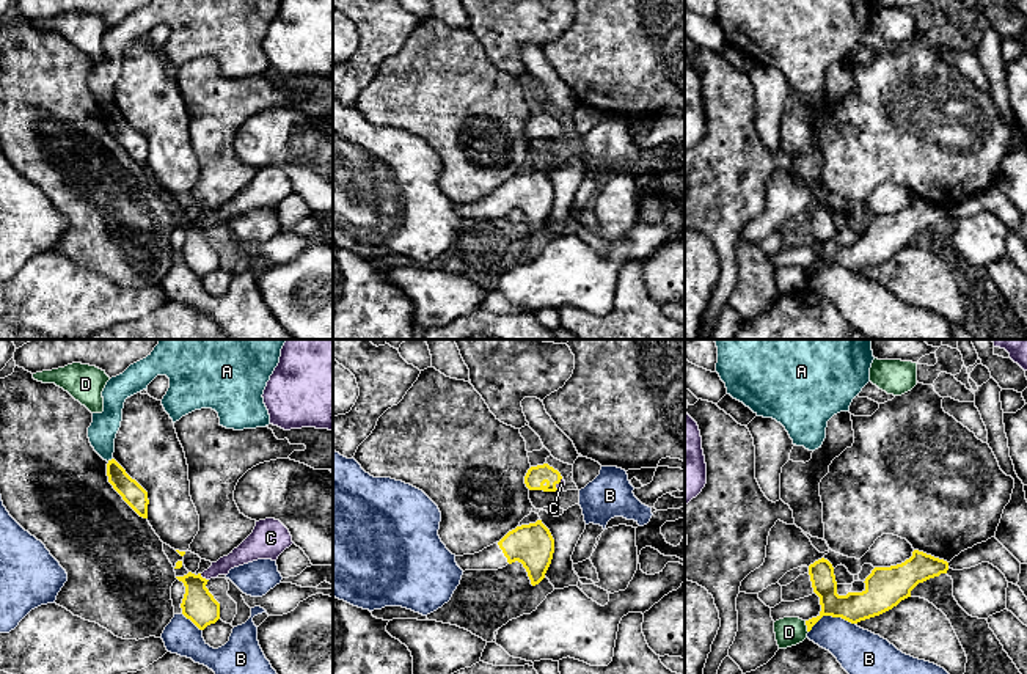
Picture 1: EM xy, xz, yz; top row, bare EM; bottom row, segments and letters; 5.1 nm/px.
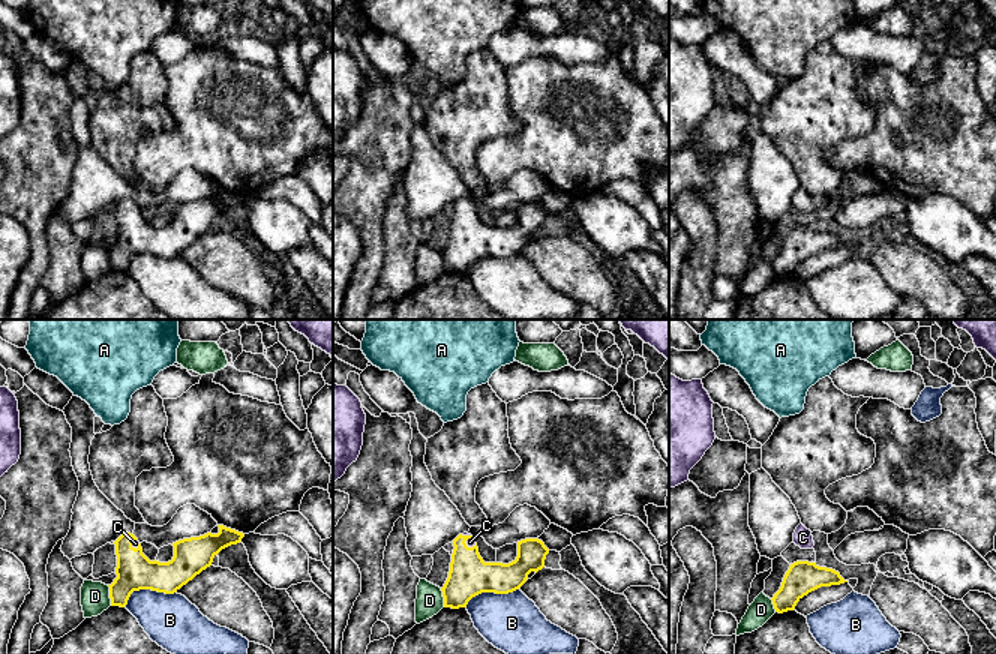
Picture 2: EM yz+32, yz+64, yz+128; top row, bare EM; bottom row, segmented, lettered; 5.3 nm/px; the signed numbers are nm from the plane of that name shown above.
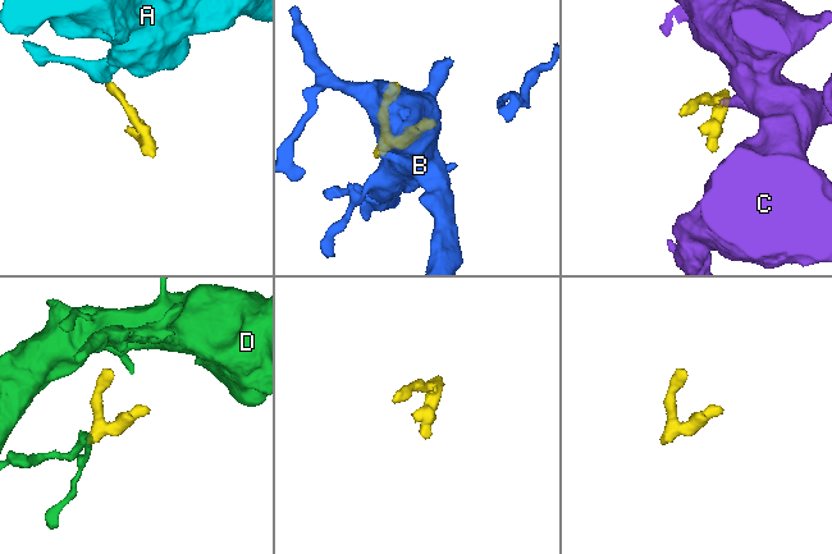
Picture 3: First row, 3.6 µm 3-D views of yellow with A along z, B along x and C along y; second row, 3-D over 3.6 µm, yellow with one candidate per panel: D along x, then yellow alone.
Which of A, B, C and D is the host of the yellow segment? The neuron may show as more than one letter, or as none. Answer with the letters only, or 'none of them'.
C

